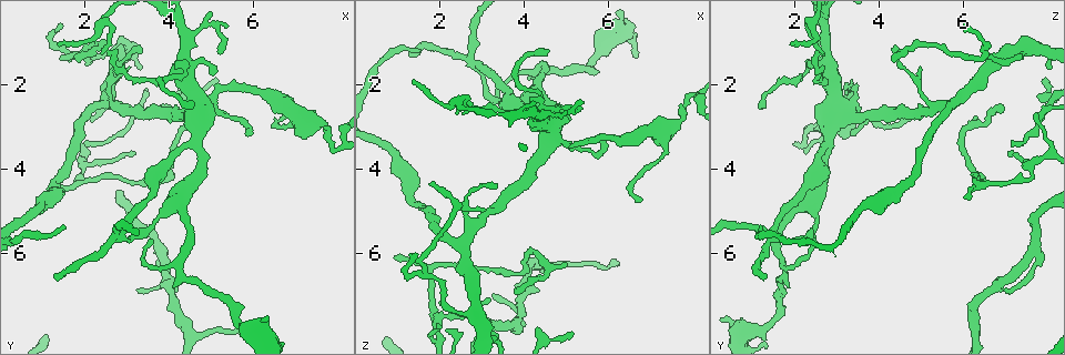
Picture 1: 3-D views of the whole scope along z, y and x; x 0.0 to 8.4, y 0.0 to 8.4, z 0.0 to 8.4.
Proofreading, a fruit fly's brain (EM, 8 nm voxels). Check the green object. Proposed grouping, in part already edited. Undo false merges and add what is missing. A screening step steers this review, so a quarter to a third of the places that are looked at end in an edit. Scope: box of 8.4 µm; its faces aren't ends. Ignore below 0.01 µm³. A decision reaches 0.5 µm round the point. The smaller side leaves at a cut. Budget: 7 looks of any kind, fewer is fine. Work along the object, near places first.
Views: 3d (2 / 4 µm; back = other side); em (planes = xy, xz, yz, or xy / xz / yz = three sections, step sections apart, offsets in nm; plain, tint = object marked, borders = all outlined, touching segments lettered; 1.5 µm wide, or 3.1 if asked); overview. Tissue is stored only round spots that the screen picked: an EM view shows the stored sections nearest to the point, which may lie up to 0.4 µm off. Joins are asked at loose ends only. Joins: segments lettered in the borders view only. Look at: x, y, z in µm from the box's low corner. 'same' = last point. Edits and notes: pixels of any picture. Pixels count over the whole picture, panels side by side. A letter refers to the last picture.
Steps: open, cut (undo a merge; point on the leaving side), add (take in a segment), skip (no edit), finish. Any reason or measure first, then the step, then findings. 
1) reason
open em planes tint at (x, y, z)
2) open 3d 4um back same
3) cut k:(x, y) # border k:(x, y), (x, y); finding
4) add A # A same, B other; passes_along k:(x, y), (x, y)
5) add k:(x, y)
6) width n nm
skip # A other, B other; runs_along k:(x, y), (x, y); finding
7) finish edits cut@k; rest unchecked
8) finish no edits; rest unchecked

thin end
open em xy step 4 borders at (0.90, 4.65, 6.05)

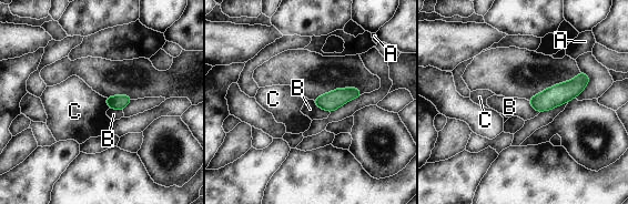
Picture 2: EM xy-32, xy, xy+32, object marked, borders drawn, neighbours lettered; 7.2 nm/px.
skip # A other, B other, C other; runs_along 2:(585, 78), (565, 92), (533, 102); none of them fits

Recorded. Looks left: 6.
arms part here
open em planes borders at (3.95, 6.50, 7.20)

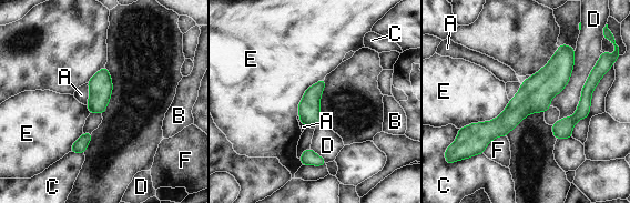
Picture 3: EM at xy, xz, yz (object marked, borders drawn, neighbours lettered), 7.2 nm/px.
width 160 nm
skip # A other, B other, C other, D other, E other, F other; runs_along 3:(562, 49), (560, 67), (480, 151); all the same cell

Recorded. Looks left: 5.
thin end
open 3d 2um at (3.70, 2.60, 6.95)

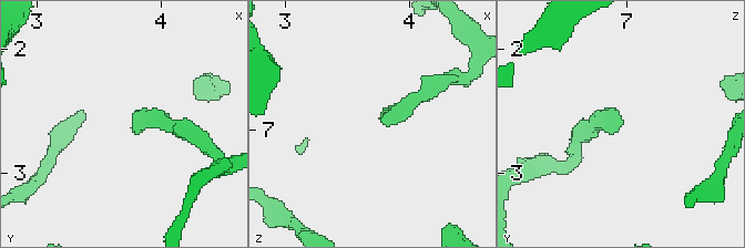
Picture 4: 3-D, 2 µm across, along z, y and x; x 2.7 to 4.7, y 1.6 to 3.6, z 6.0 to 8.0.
need the tissue
open em yz step 4 plain at (3.76, 2.66, 6.96)

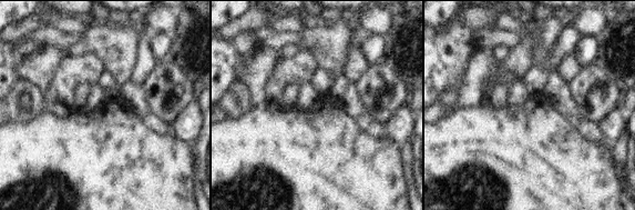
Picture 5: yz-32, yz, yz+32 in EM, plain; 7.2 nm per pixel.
open em yz step 4 borders same

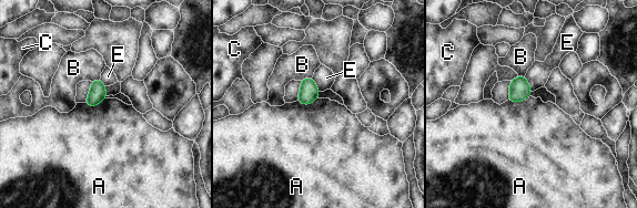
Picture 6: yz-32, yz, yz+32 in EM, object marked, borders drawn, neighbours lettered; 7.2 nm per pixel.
skip # A other, B other, C other, E other; border 6:(317, 97), (309, 104), (296, 101); none of them fits

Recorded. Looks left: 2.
finish no edits; rest unchecked

